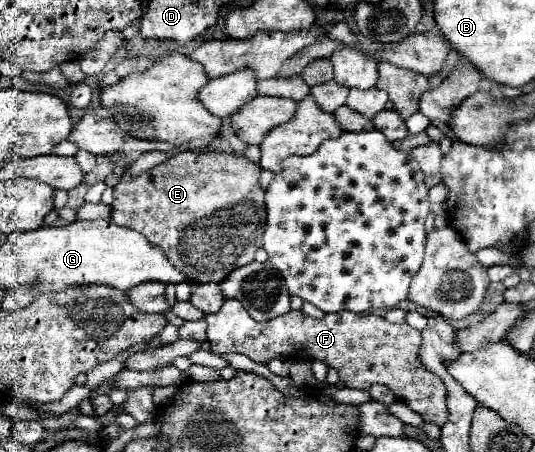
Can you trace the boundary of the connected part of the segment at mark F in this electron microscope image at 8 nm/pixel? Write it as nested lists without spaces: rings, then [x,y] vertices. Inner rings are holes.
[[[224,300],[220,312],[208,314],[208,342],[214,354],[240,352],[258,364],[268,364],[274,358],[284,360],[320,360],[334,368],[340,382],[348,388],[370,390],[372,384],[386,384],[396,400],[418,412],[426,422],[444,426],[448,422],[444,382],[428,372],[418,360],[420,332],[408,324],[390,324],[382,316],[358,312],[328,312],[324,318],[310,318],[290,310],[280,318],[256,322],[238,300]]]

